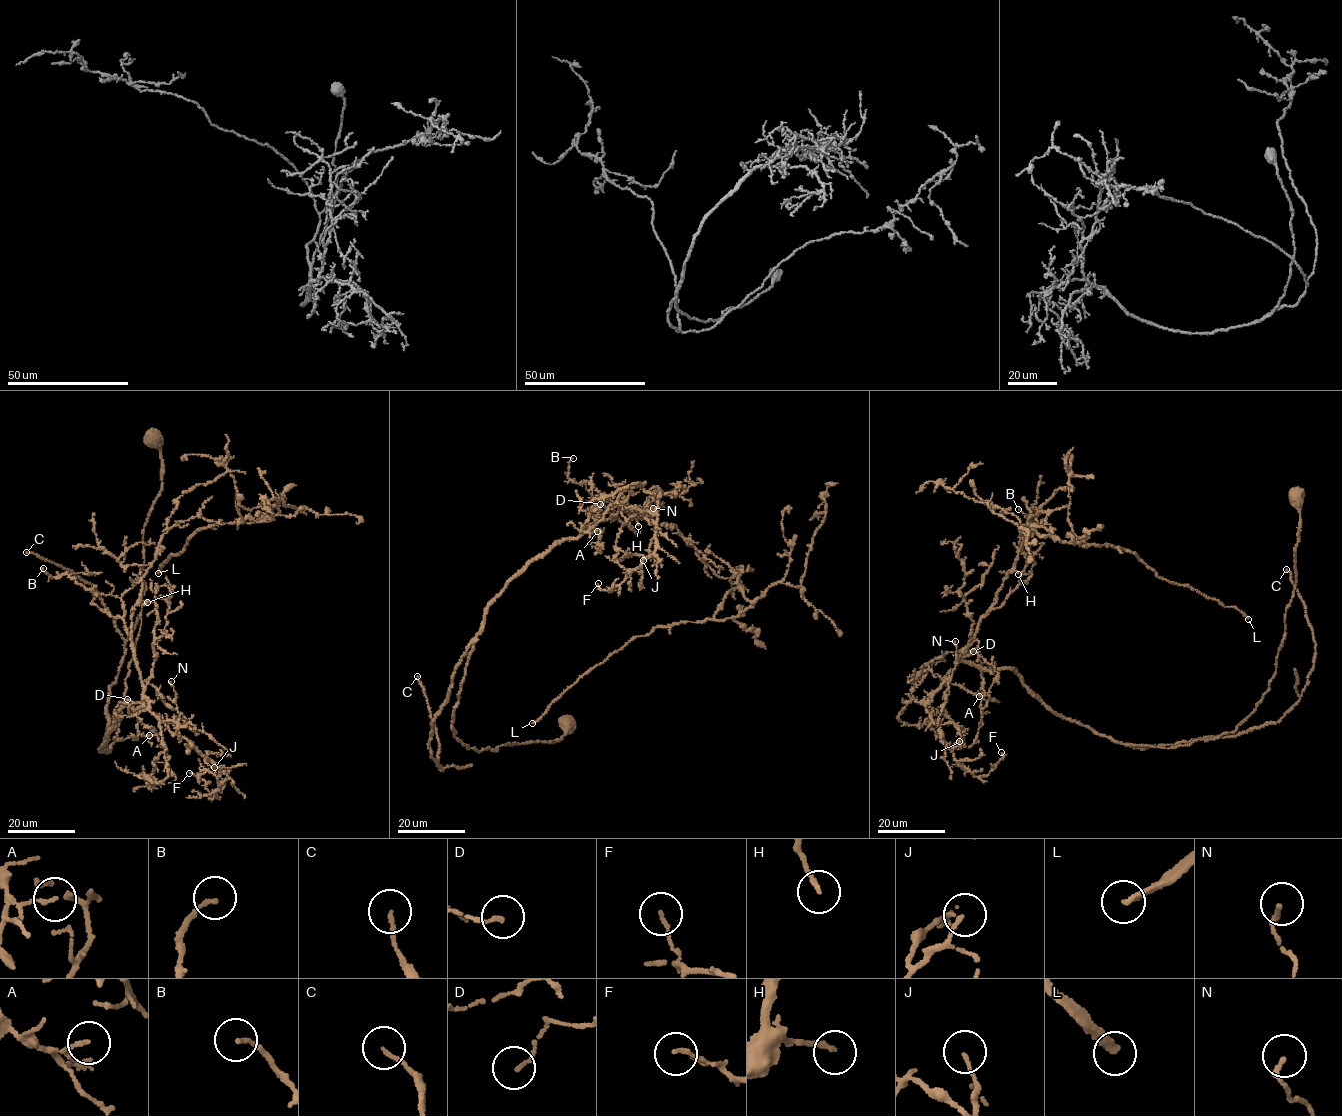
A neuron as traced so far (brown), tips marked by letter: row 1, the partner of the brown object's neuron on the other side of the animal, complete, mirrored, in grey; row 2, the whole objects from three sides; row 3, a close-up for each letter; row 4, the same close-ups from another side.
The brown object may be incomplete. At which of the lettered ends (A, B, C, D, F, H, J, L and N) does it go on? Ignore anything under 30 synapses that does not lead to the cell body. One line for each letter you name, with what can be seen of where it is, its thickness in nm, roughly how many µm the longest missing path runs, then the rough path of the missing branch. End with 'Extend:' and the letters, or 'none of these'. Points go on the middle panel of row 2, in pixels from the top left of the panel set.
C: Place: (417, 676). Thickness 130 nm. Missing length about 150 µm
Extend: C

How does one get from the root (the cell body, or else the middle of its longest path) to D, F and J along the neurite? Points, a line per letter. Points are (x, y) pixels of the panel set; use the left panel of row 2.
D: (150, 437), (162, 484), (143, 530), (141, 626), (116, 740), (100, 752), (115, 716), (143, 705), (127, 699)
F: (150, 437), (141, 626), (99, 751), (143, 707), (218, 767), (215, 796), (189, 773)
J: (150, 437), (162, 484), (141, 626), (116, 740), (99, 751), (118, 713), (143, 707), (214, 767)

